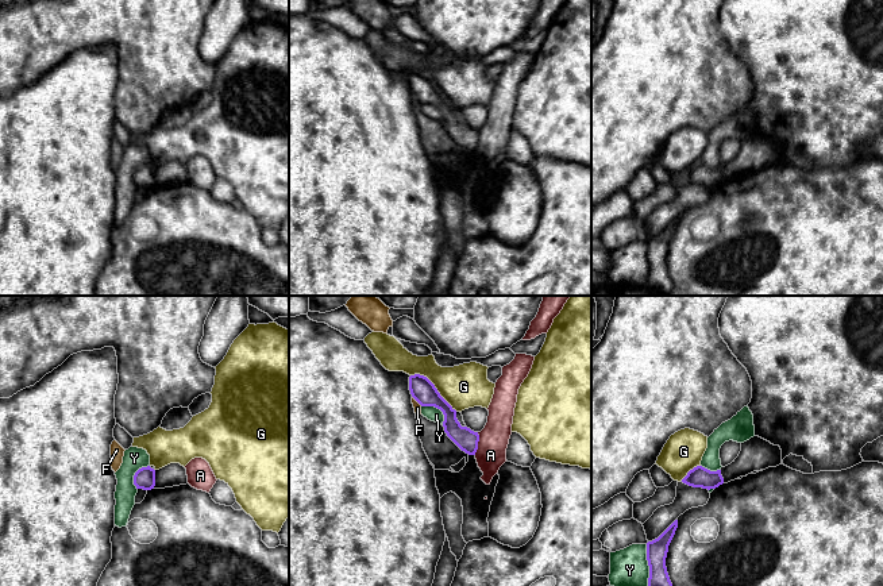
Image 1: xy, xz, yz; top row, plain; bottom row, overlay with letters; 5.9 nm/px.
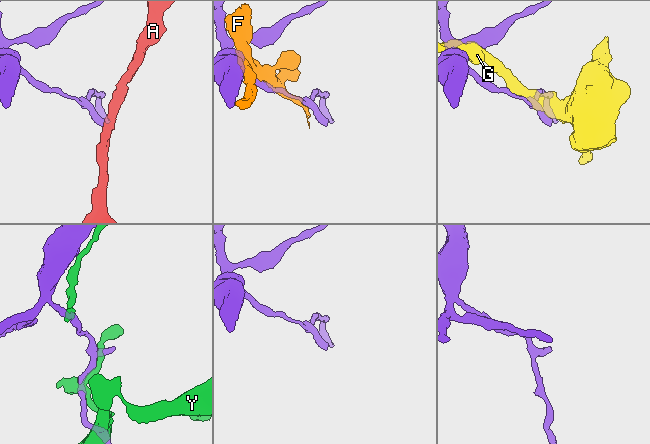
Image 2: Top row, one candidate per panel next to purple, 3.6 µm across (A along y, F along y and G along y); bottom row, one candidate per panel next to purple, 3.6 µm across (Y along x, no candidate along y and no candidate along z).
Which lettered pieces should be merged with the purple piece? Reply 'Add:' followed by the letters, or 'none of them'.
Add: none of them

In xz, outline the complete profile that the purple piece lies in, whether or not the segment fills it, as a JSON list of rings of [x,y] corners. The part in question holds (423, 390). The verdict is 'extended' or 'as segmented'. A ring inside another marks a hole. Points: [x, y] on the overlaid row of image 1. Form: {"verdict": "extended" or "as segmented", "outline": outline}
{"verdict": "as segmented", "outline": [[[424,375],[409,377],[409,390],[412,397],[421,406],[435,406],[444,415],[444,432],[466,454],[475,455],[479,435],[467,427],[462,427],[456,419],[456,410],[440,396],[435,385]]]}

